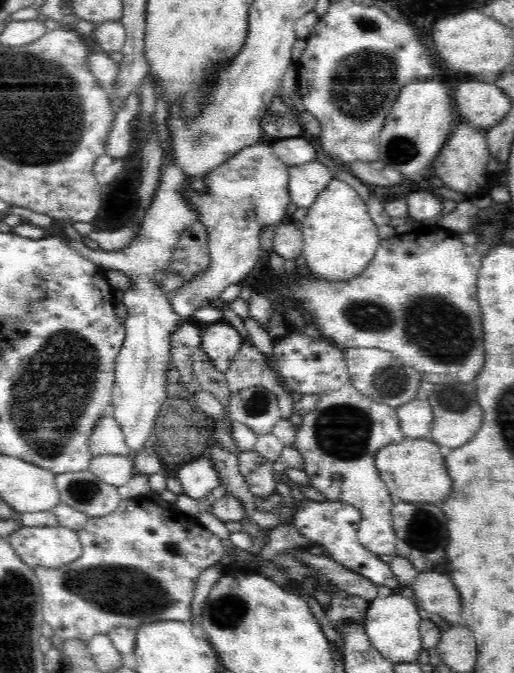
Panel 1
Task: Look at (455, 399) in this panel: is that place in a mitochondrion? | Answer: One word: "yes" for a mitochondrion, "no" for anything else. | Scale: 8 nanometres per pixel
yes

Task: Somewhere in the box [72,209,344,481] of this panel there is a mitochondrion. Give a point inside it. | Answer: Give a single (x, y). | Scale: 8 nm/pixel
(258, 404)

